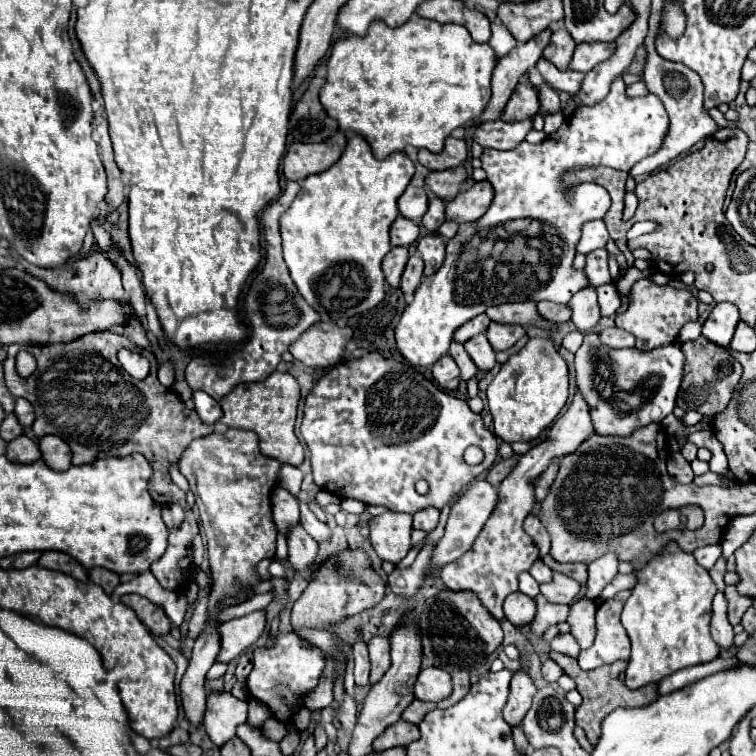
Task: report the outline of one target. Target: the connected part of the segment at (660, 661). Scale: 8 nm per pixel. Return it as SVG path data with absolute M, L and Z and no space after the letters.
M669 544L665 554L653 558L637 572L637 578L639 584L631 590L621 614L621 624L631 640L625 684L637 690L651 682L661 682L681 668L715 660L721 648L711 638L709 622L711 602L717 588L709 572L695 562L693 554L679 550L677 544Z

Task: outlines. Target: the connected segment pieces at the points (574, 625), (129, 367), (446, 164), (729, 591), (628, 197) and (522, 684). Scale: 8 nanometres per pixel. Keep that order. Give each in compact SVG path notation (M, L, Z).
M579 598L571 604L567 622L571 626L571 634L575 636L581 648L589 648L595 640L595 612L595 602L587 602L585 598Z
M119 350L117 354L121 366L133 376L133 378L145 378L149 374L149 362L139 354L139 352L133 352L133 350Z
M447 138L443 152L433 154L429 150L419 150L419 162L429 168L429 170L447 170L447 168L457 168L465 162L467 158L467 144L465 140L455 140Z
M727 586L727 588L725 588L725 598L727 598L727 602L729 602L729 622L735 626L735 624L741 622L743 614L745 614L747 608L753 604L753 598L741 596L735 586Z
M625 192L625 205L623 211L623 220L629 220L633 217L637 206L638 206L638 199L633 192Z
M515 672L513 680L511 680L511 692L509 692L509 700L505 704L503 710L503 718L509 726L519 726L521 720L525 718L527 710L531 708L531 700L533 694L537 692L533 680L529 678L527 672Z

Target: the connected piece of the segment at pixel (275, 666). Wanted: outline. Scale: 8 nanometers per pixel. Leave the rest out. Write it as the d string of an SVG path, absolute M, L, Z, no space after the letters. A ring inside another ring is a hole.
M279 632L271 648L257 648L253 652L253 670L247 676L247 692L251 698L263 702L271 710L273 718L277 718L279 722L289 722L293 718L291 708L303 702L307 692L311 692L317 686L323 670L325 654L319 648L305 646L305 642L299 640L299 636L293 632ZM281 686L289 688L289 692L293 694L291 700L287 700L287 696L281 692Z

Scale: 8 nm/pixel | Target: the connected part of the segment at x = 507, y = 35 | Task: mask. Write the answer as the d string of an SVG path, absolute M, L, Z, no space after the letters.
M493 20L491 22L491 38L489 38L489 44L493 46L497 58L505 56L509 50L515 48L515 38L511 36L511 32L499 22L499 20Z

